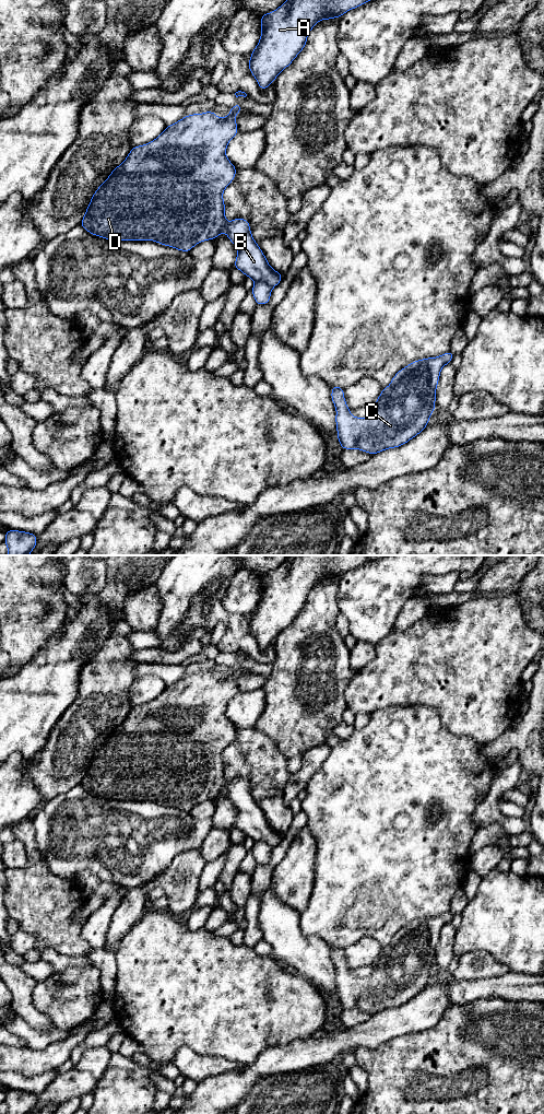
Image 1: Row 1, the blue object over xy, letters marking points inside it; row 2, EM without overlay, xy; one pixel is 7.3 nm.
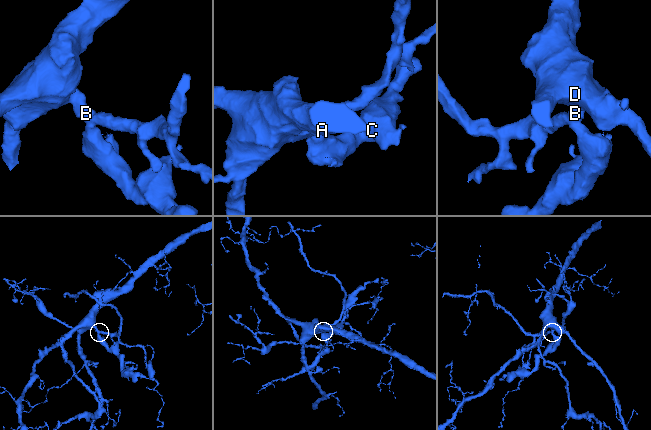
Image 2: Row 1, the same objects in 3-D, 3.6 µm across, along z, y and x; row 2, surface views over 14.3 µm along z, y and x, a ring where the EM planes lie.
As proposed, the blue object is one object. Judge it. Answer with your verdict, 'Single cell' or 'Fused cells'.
Fused cells

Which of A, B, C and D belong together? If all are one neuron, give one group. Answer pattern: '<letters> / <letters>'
A B D / C

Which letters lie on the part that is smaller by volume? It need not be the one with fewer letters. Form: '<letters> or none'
C

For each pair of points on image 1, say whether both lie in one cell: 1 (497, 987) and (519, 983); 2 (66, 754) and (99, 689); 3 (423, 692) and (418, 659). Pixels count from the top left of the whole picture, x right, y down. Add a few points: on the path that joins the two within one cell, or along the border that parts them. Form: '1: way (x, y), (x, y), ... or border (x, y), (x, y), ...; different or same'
1: way (503, 986), (513, 985); same
2: way (74, 738), (99, 705); same
3: way (423, 684), (423, 667); same

